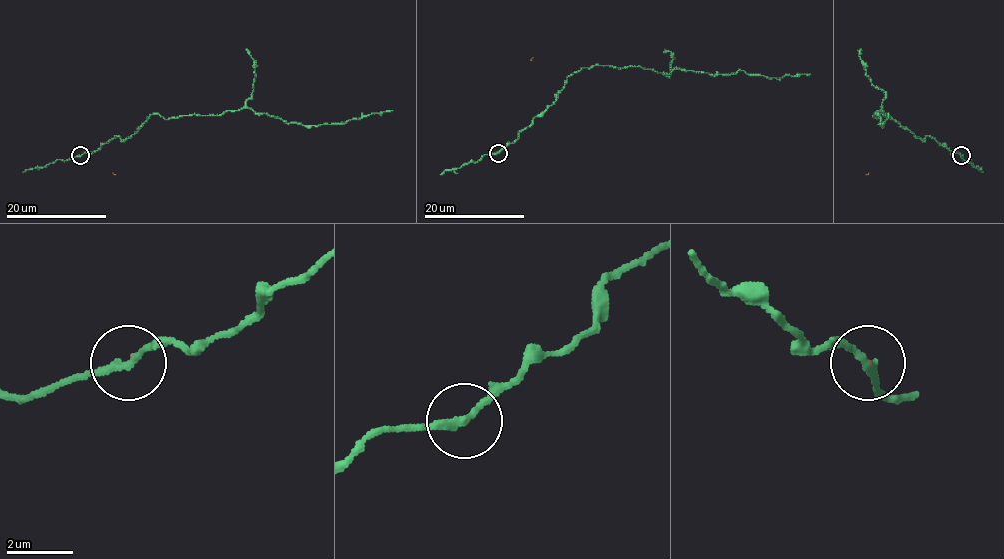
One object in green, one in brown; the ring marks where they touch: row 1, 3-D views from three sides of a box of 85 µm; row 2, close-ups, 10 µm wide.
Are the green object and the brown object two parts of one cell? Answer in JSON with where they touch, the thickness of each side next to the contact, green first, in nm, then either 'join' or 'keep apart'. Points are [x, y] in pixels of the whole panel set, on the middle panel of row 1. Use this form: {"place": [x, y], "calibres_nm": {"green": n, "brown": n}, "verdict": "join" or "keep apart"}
{"place": [498, 153], "calibres_nm": {"green": 200, "brown": 50}, "verdict": "keep apart"}

